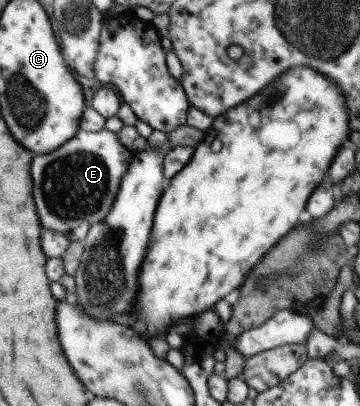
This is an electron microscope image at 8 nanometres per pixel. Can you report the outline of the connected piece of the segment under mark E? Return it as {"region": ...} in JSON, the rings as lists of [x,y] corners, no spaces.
{"region":[[[80,128],[77,136],[74,136],[68,143],[65,143],[63,147],[56,148],[52,154],[44,154],[44,156],[36,156],[36,164],[32,164],[32,176],[36,176],[36,208],[40,208],[40,220],[44,220],[44,228],[48,230],[56,230],[56,232],[62,232],[66,237],[70,238],[70,241],[83,242],[87,239],[88,232],[97,223],[103,223],[107,219],[107,215],[110,213],[116,196],[119,195],[120,184],[123,183],[123,177],[130,171],[132,163],[133,153],[128,151],[117,138],[117,134],[114,134],[107,129],[100,130],[99,132],[85,132]]]}

